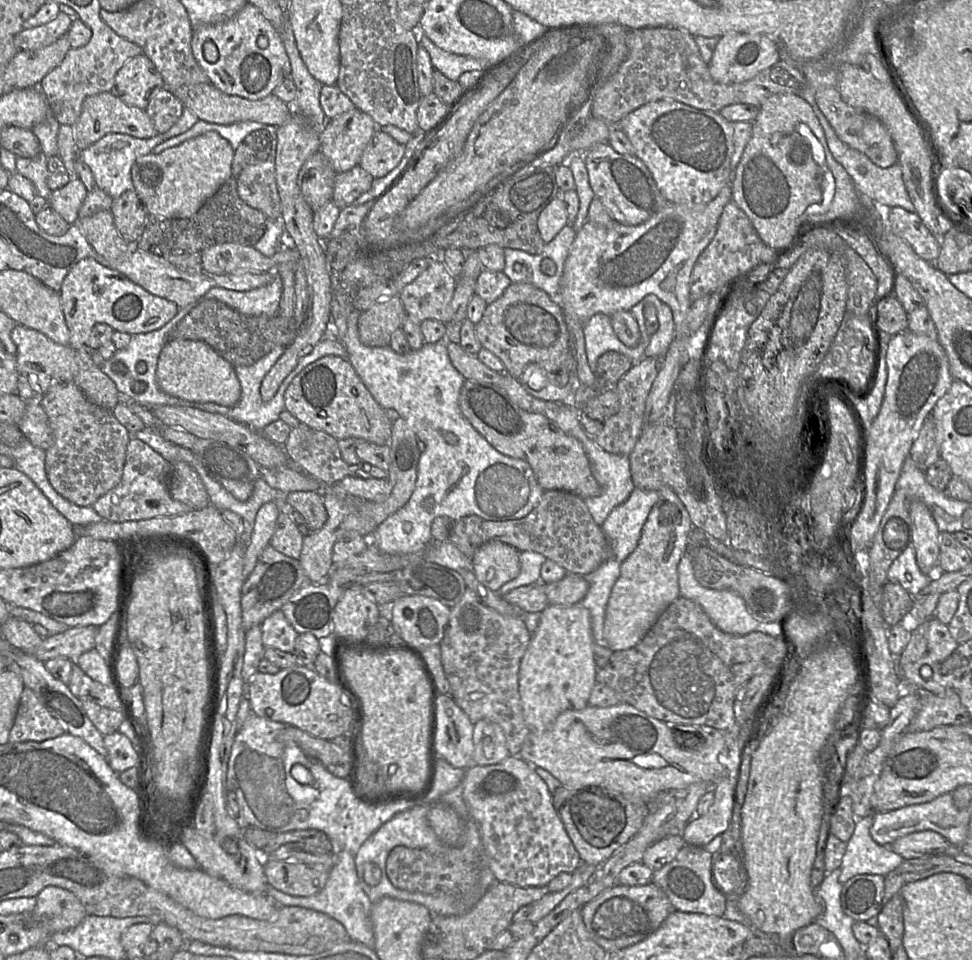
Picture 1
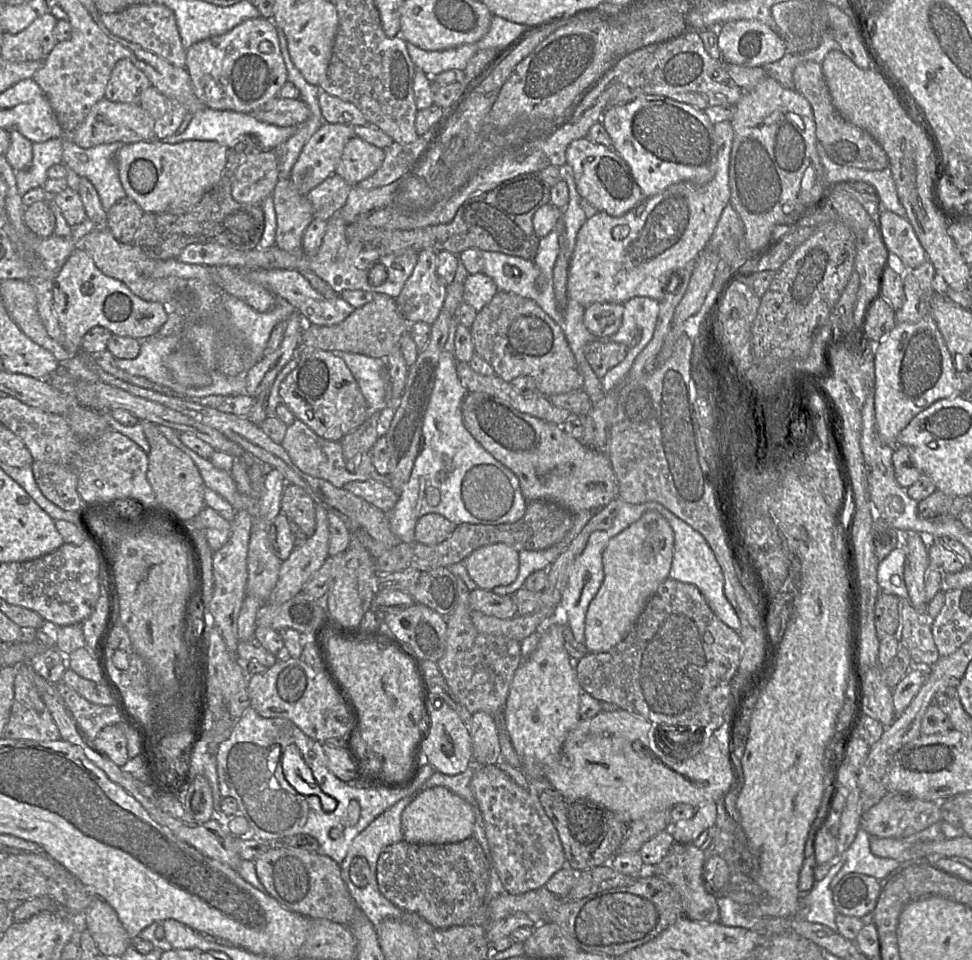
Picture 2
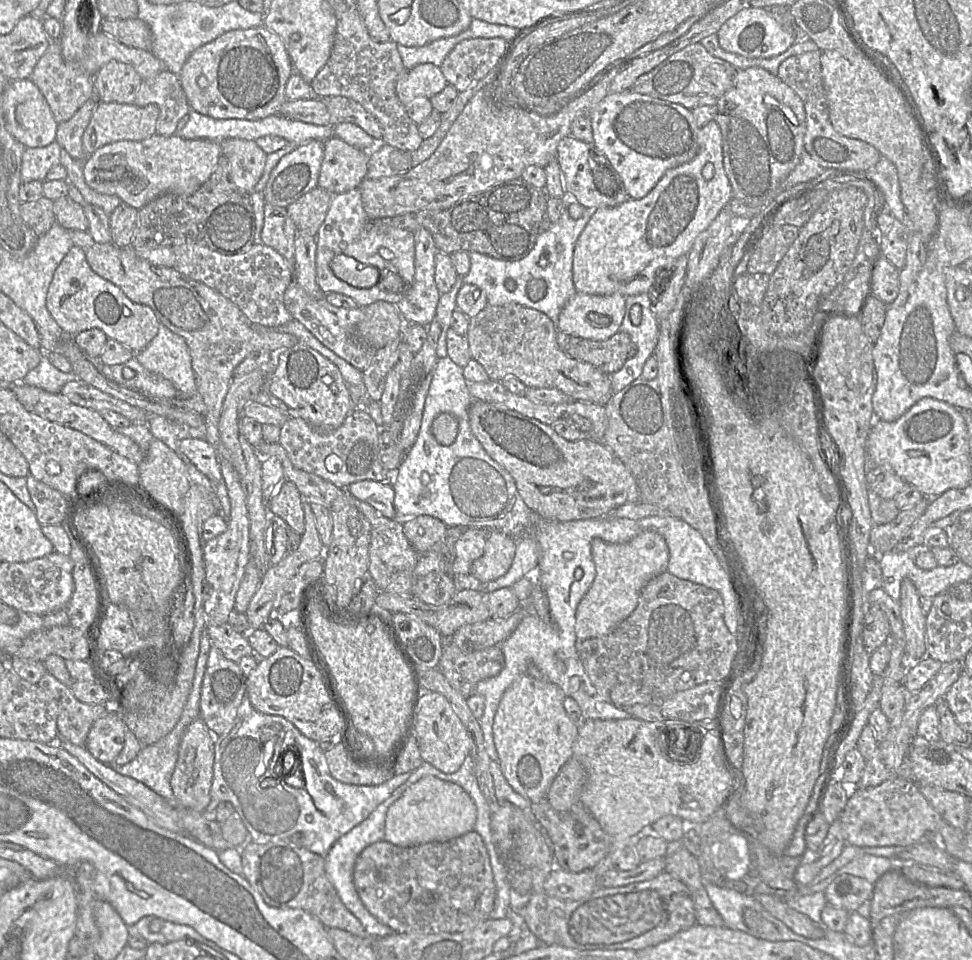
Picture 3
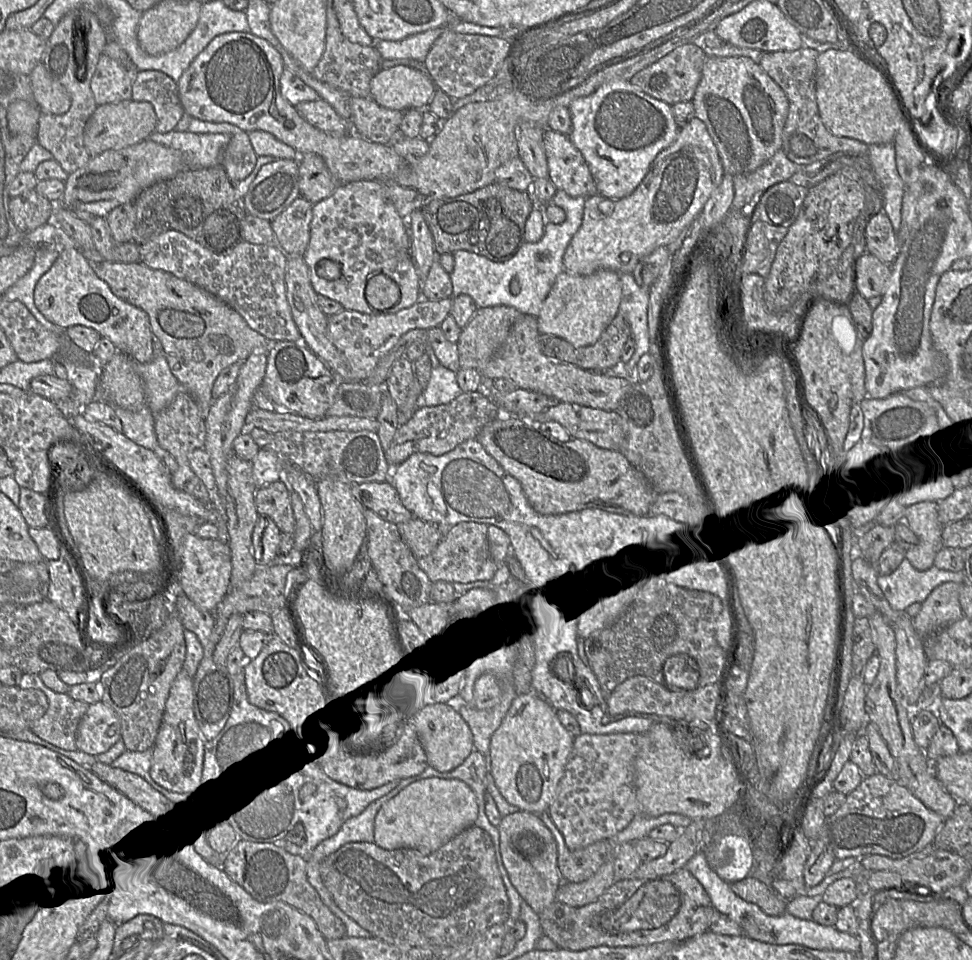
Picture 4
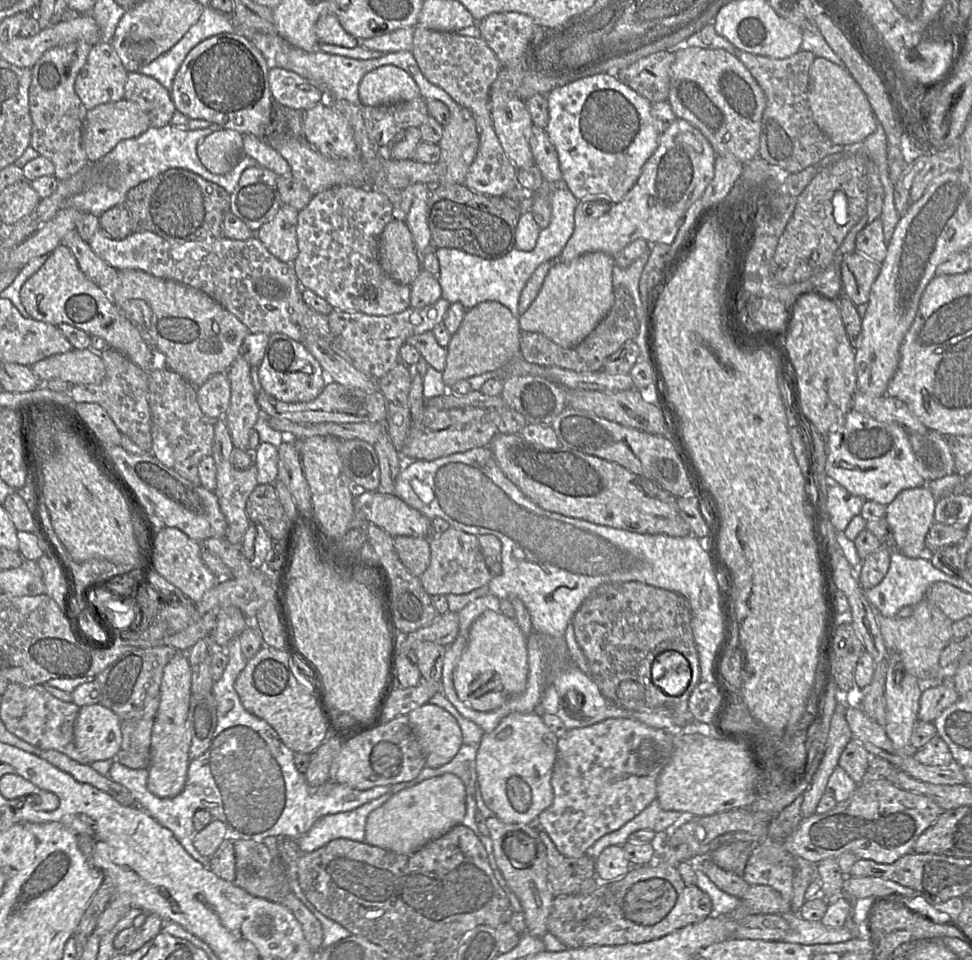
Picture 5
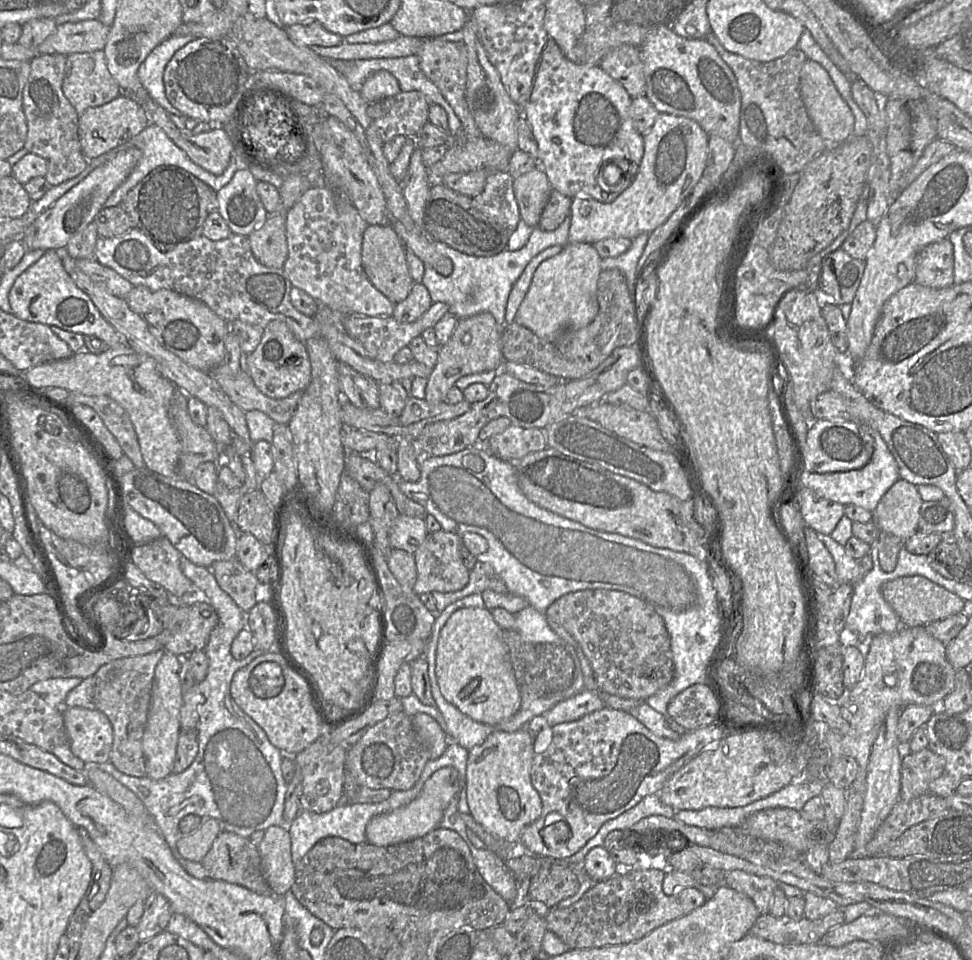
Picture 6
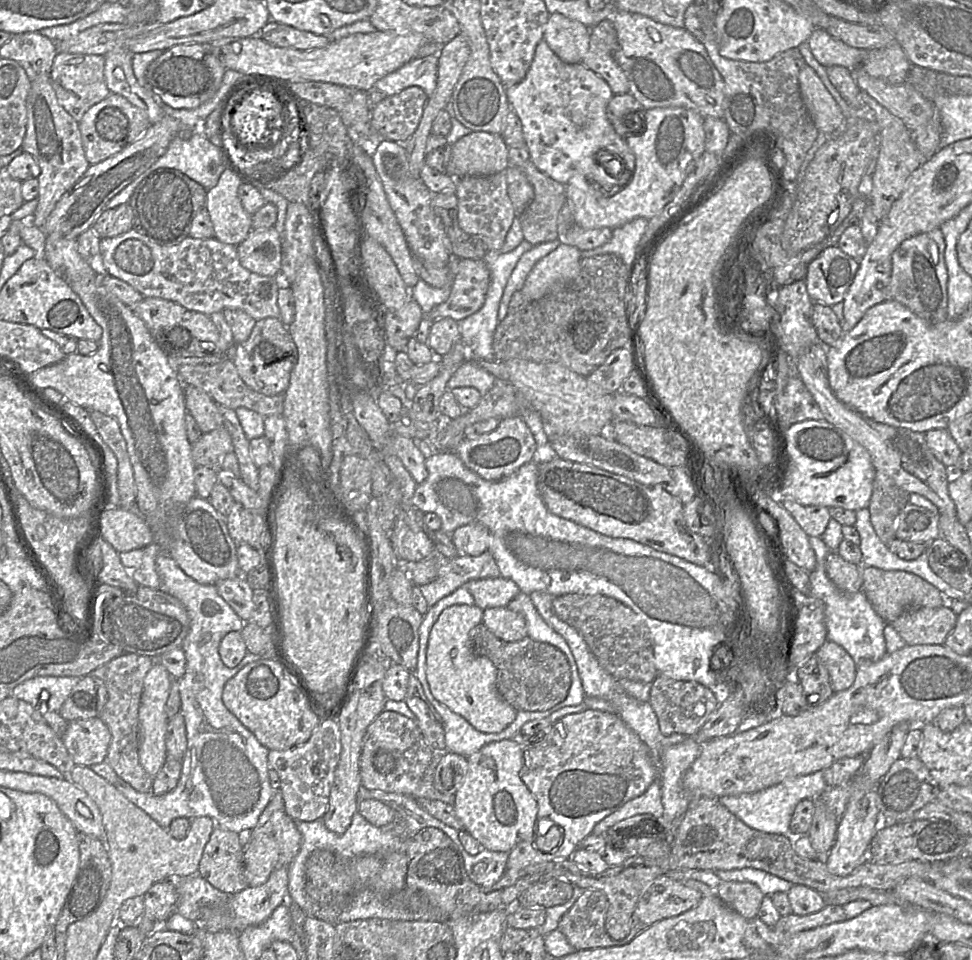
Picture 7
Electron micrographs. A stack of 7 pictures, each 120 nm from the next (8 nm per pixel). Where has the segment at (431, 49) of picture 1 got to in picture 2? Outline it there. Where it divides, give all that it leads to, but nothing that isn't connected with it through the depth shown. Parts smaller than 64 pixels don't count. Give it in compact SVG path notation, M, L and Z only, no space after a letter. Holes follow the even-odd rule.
M406 42L408 54L415 67L434 76L447 70L464 70L478 50L478 44L464 44L445 50L427 51Z

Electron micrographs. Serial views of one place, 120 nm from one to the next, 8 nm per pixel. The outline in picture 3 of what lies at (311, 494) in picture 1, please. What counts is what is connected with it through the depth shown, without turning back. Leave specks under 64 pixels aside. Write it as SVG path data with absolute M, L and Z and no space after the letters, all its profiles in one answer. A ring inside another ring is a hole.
M283 481L267 501L270 514L282 518L288 527L301 534L305 529L303 497L294 483Z

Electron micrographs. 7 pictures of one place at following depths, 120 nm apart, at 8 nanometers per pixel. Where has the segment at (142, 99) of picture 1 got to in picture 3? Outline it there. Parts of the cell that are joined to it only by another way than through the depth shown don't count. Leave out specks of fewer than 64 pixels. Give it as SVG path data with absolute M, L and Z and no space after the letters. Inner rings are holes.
M112 60L95 75L95 97L98 102L134 104L141 82L142 78L132 66Z

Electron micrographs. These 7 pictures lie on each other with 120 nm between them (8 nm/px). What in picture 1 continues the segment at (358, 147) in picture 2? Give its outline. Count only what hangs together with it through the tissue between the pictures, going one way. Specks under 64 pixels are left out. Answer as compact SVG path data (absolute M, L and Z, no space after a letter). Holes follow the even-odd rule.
M378 129L366 145L358 165L373 178L381 178L400 163L404 152L404 144Z

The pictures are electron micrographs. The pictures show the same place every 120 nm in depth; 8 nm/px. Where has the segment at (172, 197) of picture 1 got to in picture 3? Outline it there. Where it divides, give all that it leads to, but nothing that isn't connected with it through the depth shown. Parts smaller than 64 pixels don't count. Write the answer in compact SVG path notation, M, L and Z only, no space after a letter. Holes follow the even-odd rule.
M155 133L144 140L121 140L100 147L87 156L83 174L91 189L118 196L123 203L139 210L163 194L193 194L208 180L221 156L219 142Z

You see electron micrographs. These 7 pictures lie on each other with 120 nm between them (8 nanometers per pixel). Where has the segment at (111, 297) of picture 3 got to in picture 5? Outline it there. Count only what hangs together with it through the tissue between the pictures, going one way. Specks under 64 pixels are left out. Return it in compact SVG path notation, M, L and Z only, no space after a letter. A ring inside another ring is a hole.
M65 244L57 247L45 264L21 287L20 300L28 316L53 326L68 324L90 336L104 339L110 346L145 371L165 367L141 331L116 306L111 296L91 281L79 268L70 248Z

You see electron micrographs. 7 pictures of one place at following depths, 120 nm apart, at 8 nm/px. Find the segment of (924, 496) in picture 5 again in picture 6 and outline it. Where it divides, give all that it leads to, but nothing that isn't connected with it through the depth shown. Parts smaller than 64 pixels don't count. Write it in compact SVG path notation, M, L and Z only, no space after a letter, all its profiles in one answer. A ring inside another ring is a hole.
M899 479L879 501L873 511L873 521L881 531L905 541L917 532L922 504L917 486Z

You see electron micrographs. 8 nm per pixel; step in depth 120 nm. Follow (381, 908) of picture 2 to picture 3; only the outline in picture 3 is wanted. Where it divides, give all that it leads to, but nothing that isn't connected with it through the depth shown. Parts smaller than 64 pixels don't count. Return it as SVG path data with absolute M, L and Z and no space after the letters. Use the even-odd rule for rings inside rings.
M408 780L398 787L389 798L378 805L368 818L340 837L325 857L325 871L329 880L334 885L343 904L361 922L370 936L384 937L395 932L390 927L375 918L363 905L353 883L354 866L358 856L367 846L384 840L387 811L390 806L404 794L405 784L407 782Z

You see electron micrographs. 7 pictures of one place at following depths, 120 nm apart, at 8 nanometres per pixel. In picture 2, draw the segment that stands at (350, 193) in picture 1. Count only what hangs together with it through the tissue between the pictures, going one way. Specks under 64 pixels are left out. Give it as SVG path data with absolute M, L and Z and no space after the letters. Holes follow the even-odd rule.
M332 174L310 190L306 196L312 204L314 219L327 221L346 204L352 186L341 176Z

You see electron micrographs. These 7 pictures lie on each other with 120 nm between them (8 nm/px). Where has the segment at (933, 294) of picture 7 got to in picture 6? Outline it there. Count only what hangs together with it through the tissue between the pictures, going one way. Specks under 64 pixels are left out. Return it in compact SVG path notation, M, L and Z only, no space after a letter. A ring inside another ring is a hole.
M948 239L926 246L918 255L914 283L942 289L953 285L954 261Z

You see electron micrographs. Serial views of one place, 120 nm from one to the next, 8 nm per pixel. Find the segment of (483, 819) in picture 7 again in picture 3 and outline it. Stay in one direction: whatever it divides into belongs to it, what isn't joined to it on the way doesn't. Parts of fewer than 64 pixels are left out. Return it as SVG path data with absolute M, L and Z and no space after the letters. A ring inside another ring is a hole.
M523 675L503 694L494 717L493 741L502 774L511 788L531 803L546 798L553 780L573 754L578 729L565 712L565 698L556 684Z

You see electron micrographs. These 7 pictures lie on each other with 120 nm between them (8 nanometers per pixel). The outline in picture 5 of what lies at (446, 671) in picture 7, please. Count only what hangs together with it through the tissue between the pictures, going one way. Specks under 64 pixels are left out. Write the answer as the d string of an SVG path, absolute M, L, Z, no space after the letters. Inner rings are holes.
M485 611L472 624L465 650L453 672L459 699L477 711L490 711L524 691L528 672L526 637L514 619Z

